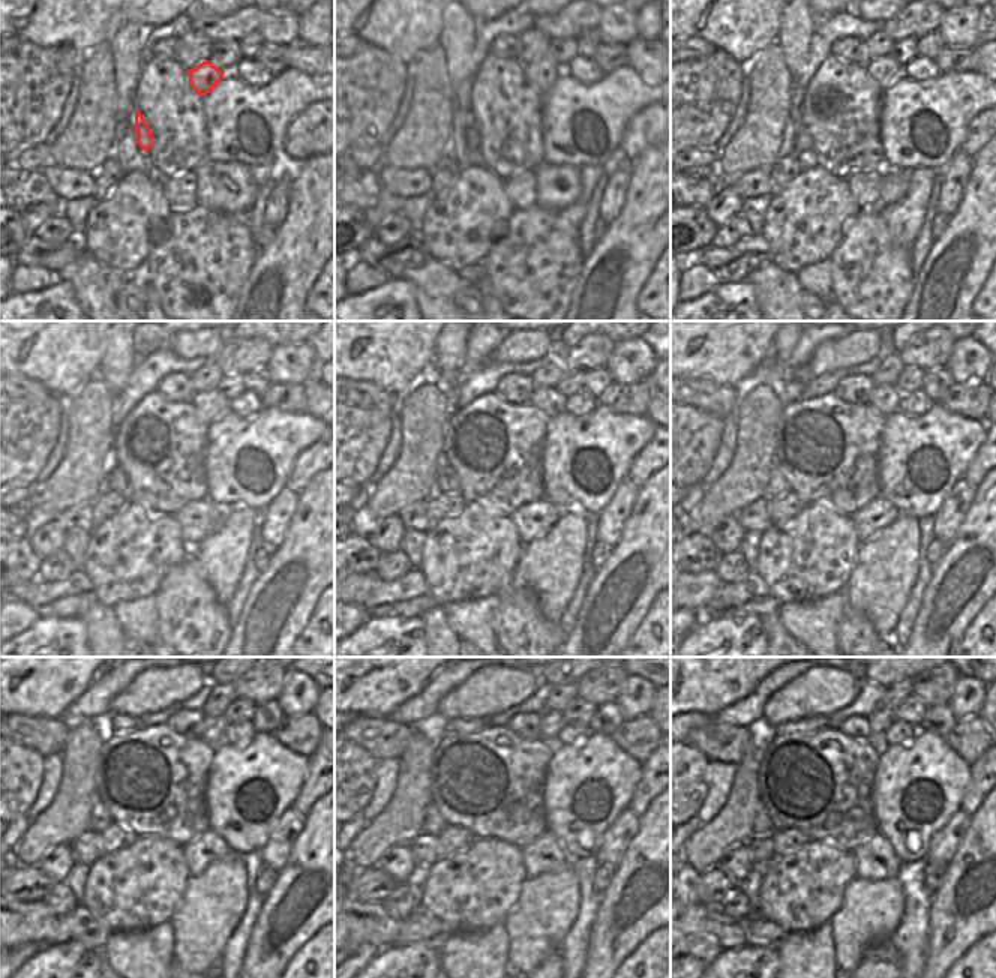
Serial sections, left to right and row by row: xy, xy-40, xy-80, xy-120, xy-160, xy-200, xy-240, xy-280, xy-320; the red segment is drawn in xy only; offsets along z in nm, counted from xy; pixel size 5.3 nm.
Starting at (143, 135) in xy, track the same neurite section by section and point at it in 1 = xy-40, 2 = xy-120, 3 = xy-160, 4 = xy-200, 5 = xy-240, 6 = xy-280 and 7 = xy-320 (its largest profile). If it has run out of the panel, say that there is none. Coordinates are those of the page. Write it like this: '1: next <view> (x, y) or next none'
1: next xy-40 (471, 134)
2: next xy-120 (116, 480)
3: next xy-160 (447, 480)
4: next xy-200 (777, 485)
5: next xy-240 (99, 818)
6: next xy-280 (432, 822)
7: next xy-320 (761, 824)

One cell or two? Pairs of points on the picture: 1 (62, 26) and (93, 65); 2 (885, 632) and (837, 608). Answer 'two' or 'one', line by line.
1: two
2: two

